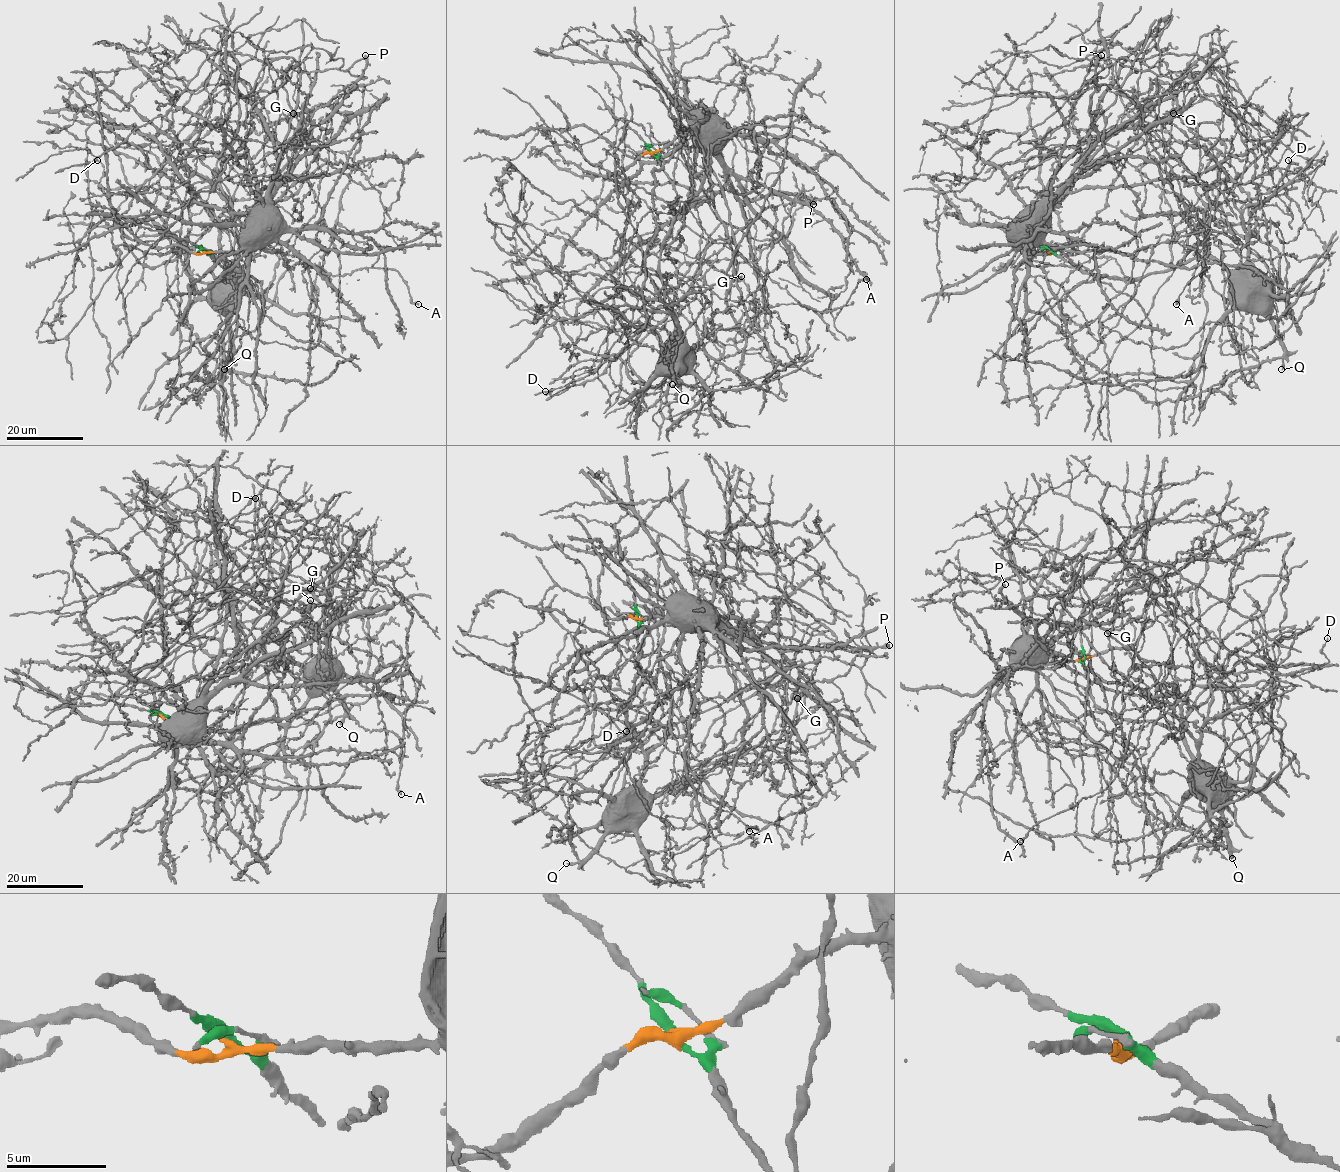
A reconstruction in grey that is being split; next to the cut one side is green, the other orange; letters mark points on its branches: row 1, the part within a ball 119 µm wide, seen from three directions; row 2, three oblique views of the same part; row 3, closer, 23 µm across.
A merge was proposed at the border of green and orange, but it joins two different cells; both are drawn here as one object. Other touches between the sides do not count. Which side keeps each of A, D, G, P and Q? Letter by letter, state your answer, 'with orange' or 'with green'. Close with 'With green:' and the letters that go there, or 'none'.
A: with green
D: with green
G: with orange
P: with orange
Q: with green
With green: A, D, Q

